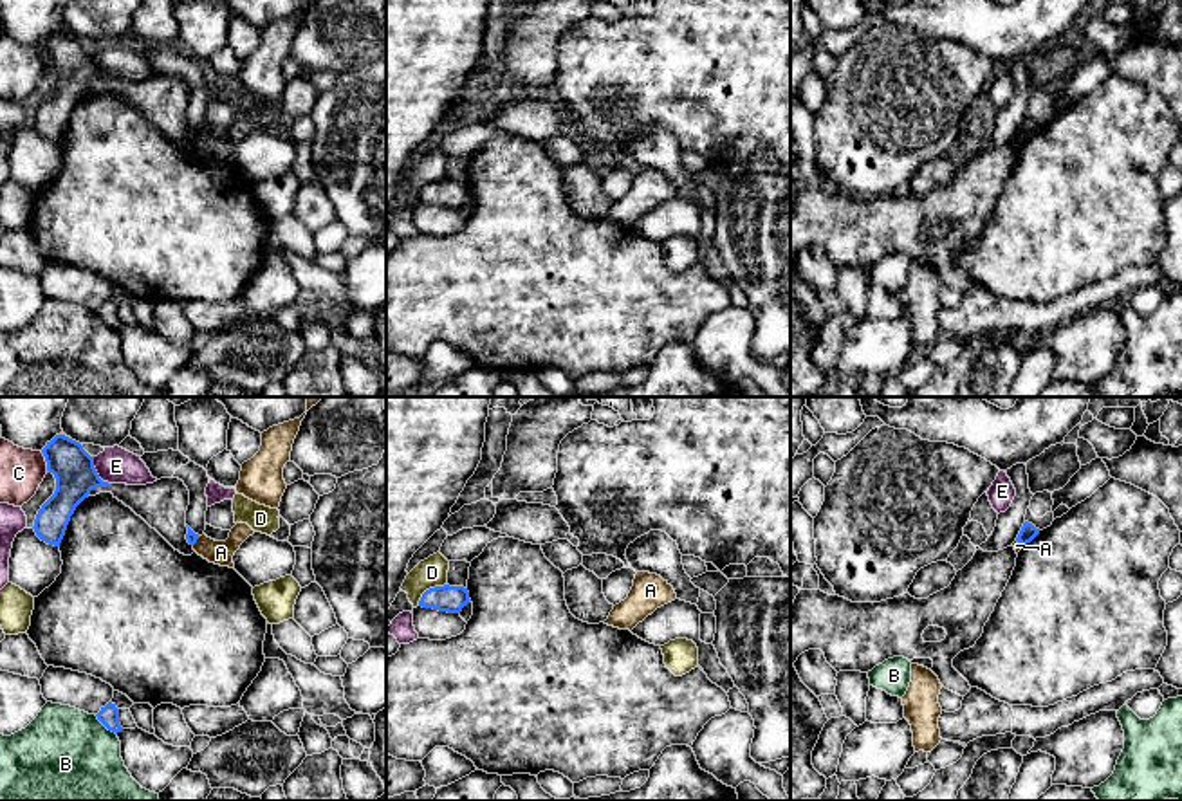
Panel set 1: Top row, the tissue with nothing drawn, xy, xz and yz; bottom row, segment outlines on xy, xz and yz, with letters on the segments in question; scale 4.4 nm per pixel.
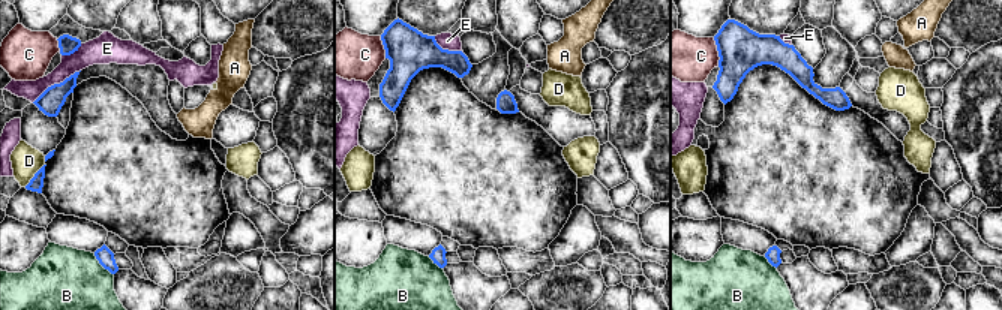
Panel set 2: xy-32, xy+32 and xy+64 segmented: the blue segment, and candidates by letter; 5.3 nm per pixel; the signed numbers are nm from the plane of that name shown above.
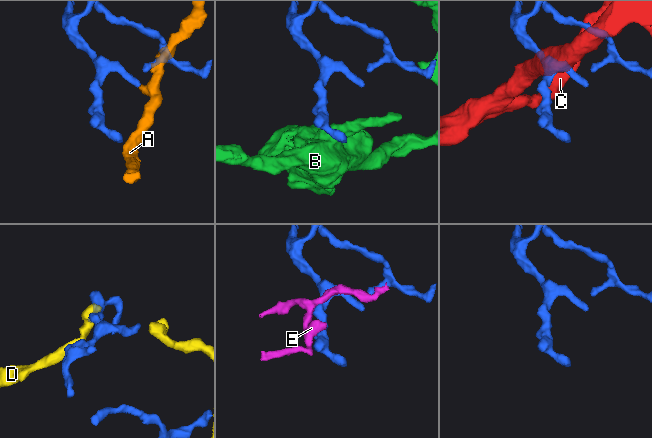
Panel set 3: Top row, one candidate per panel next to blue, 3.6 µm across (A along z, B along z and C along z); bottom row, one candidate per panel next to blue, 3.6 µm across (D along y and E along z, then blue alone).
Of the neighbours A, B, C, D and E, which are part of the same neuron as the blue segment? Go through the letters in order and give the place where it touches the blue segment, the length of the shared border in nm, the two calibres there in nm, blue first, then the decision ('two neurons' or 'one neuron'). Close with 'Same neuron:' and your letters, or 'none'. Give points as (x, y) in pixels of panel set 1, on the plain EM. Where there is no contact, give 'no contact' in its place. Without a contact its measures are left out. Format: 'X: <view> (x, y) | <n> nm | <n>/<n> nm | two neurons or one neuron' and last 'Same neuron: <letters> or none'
A: xy (195, 138) | 60 nm | 50/110 nm | two neurons
B: xy (105, 322) | 140 nm | 90/500 nm | two neurons
C: xy (46, 56) | 90 nm | 190/200 nm | two neurons
D: xz (430, 184) | 170 nm | 120/130 nm | two neurons
E: xy (96, 69) | 150 nm | 190/160 nm | two neurons
Same neuron: none

